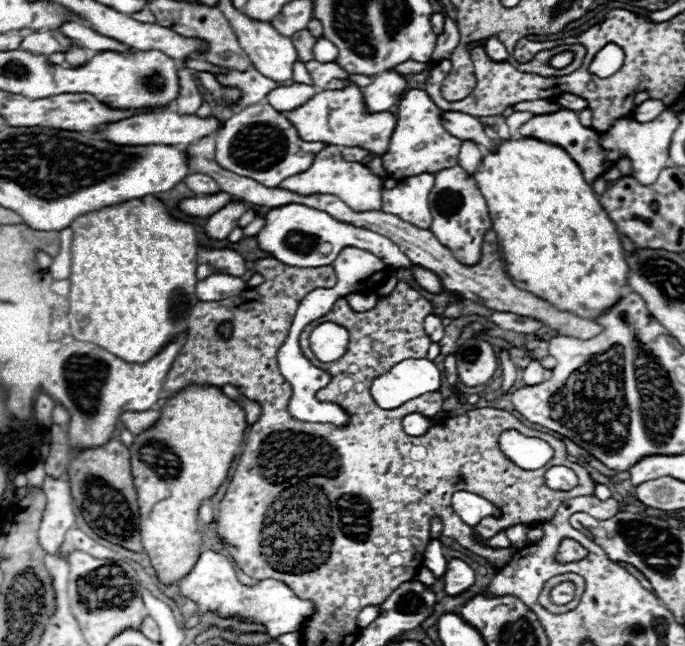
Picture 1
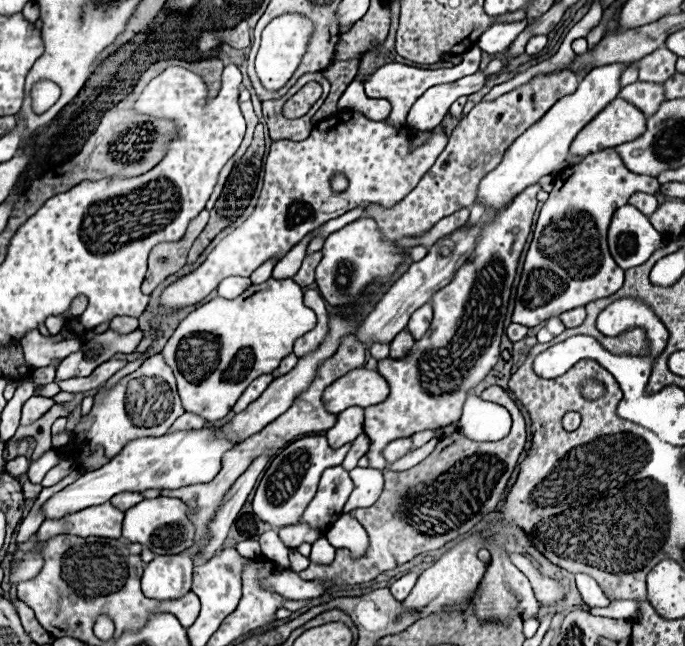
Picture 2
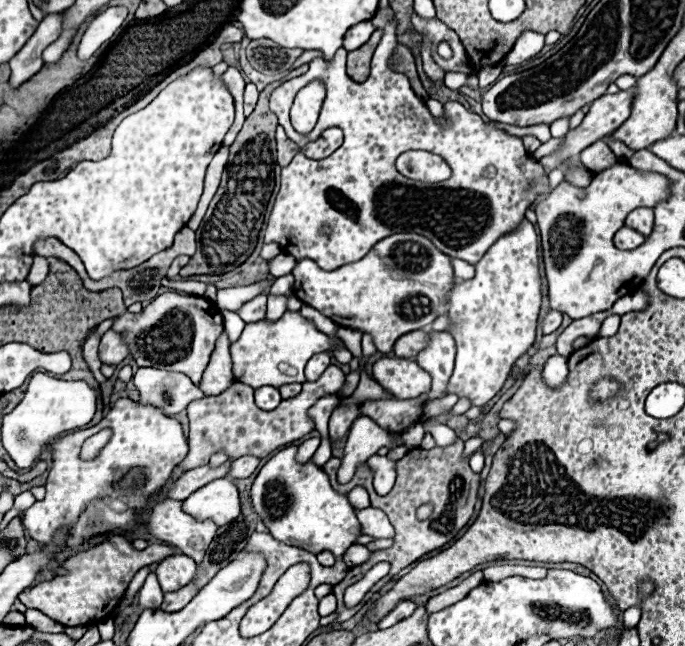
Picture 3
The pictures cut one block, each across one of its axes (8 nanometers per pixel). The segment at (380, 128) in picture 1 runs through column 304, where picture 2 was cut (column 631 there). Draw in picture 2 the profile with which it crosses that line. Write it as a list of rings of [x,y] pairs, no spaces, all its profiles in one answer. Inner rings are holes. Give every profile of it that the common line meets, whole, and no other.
[[[616,98],[578,132],[570,154],[588,156],[602,148],[636,140],[646,128],[646,116],[628,100]]]

